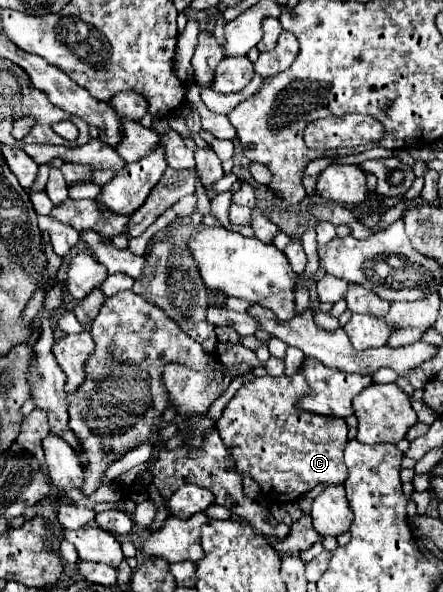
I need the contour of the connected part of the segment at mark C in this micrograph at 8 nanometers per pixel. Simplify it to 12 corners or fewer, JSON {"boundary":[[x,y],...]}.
{"boundary":[[299,372],[243,384],[217,420],[269,502],[347,478],[347,424]]}

